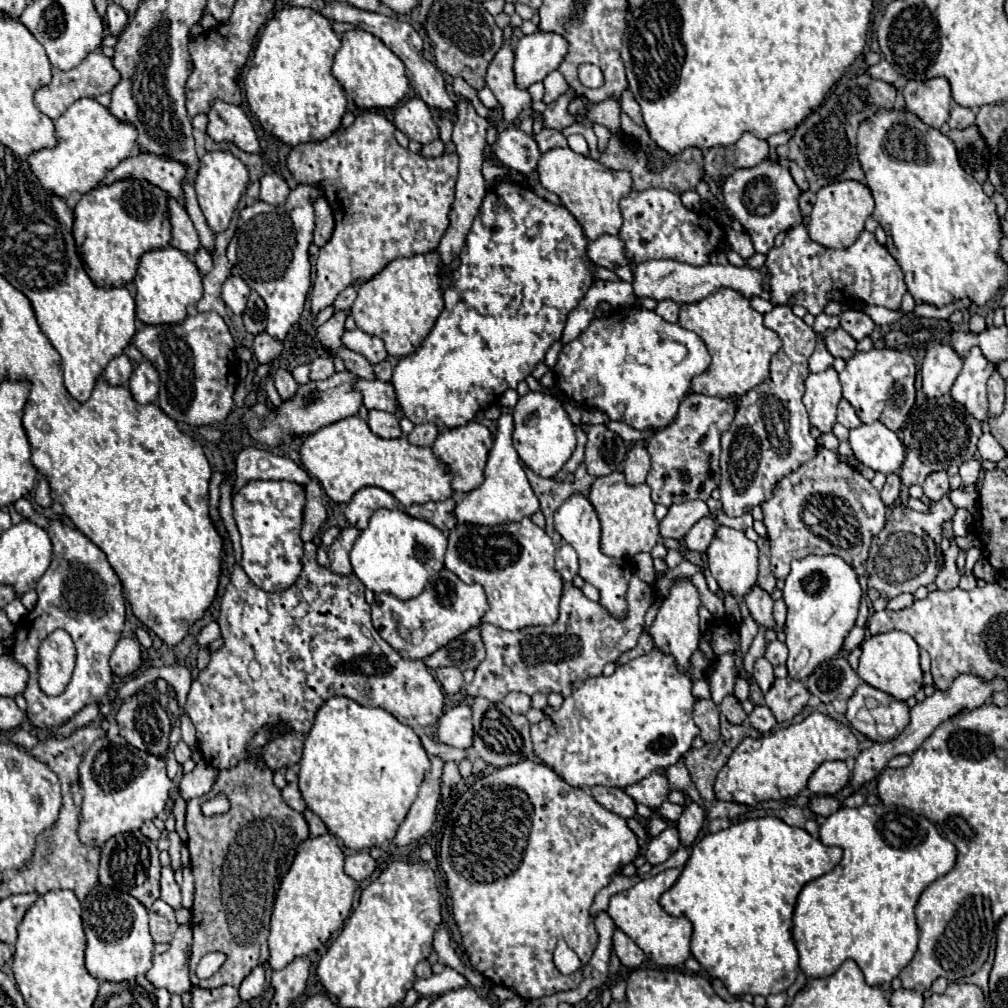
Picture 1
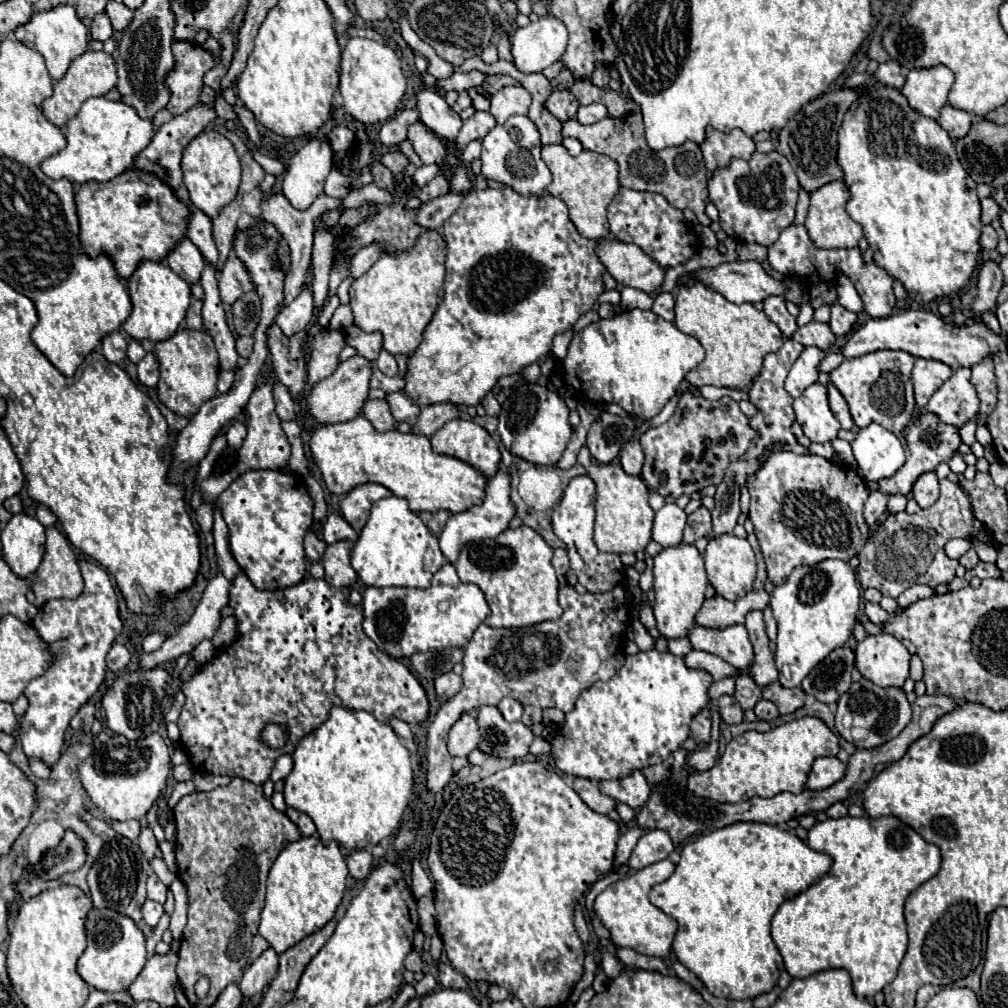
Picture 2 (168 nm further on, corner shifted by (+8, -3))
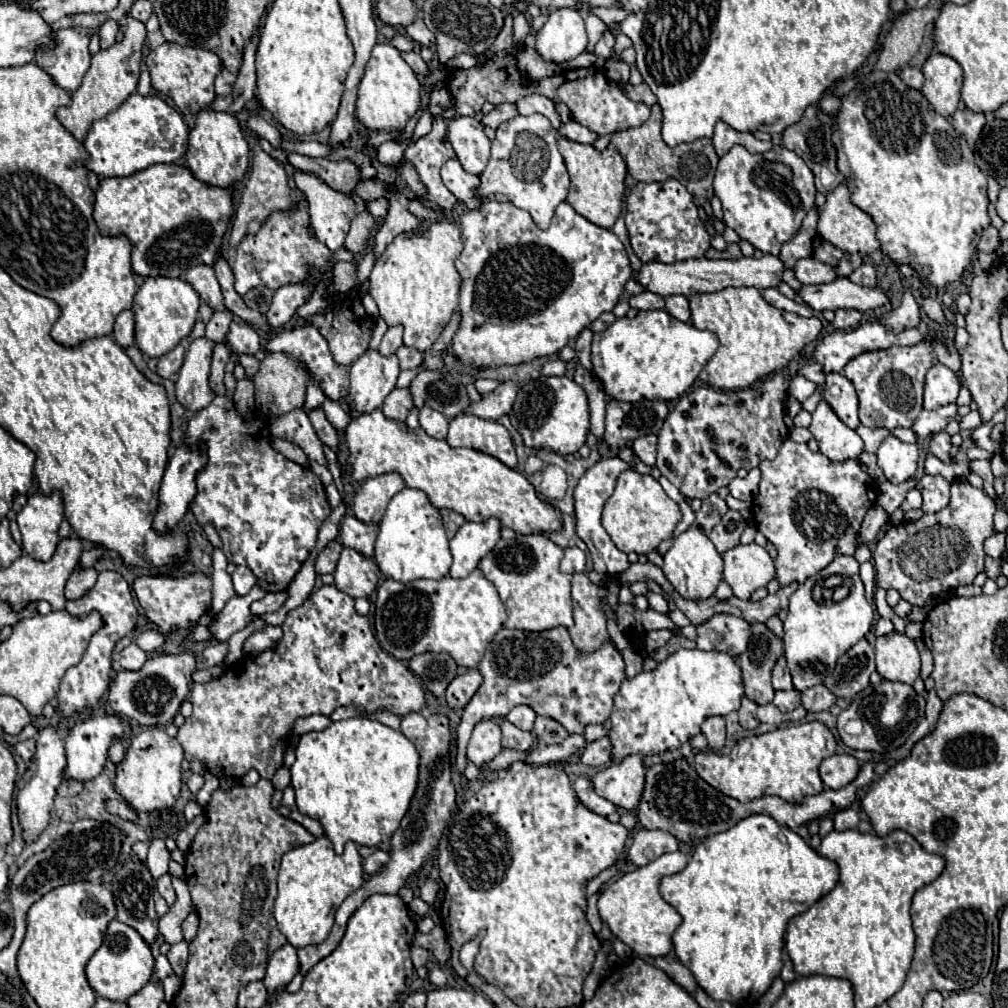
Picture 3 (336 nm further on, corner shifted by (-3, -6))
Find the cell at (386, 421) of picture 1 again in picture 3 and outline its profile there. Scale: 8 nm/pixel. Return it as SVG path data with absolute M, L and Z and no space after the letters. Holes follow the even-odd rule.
M395 388L383 402L381 410L383 414L387 414L387 418L395 418L397 422L405 422L409 412L413 408L413 400L411 400L411 394L407 388Z

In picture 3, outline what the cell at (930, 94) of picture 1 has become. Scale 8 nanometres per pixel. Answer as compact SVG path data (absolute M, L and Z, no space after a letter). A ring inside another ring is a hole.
M933 52L927 62L923 64L923 96L931 102L937 114L951 116L957 110L959 98L961 98L961 86L963 86L963 70L961 66L945 56Z

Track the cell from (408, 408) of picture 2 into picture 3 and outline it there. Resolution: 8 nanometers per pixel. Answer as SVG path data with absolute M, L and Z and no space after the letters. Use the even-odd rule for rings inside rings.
M429 406L419 408L419 424L433 438L445 438L447 436L449 420L443 414L439 414L437 410L431 410Z

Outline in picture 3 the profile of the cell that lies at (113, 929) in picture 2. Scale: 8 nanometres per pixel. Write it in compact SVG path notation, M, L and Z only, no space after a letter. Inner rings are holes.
M111 920L103 936L103 946L93 954L87 964L87 980L99 996L115 1002L127 1002L151 980L153 962L155 960L151 948L147 942L143 942L143 938L139 938L139 932L119 920Z

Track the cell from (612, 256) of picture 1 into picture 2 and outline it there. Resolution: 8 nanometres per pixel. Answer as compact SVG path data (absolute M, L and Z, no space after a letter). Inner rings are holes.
M616 239L600 243L600 261L620 285L634 287L644 293L654 293L666 277L666 269L640 247L620 243Z

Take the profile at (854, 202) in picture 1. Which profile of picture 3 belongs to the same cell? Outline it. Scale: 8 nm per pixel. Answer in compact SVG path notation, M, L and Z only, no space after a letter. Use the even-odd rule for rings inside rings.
M839 184L831 194L827 194L825 210L821 210L817 232L823 240L837 246L845 254L857 254L857 252L859 254L873 254L879 250L879 240L875 238L873 220L851 202L851 192L845 184Z

